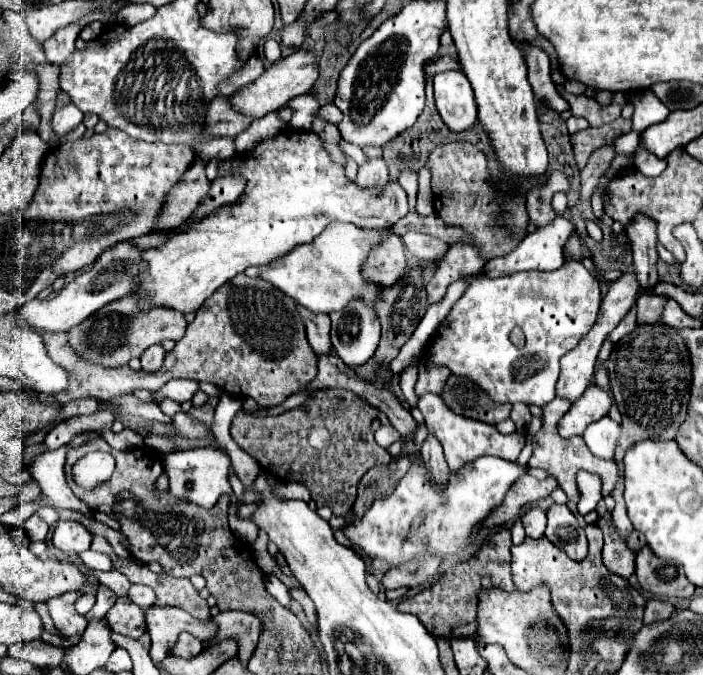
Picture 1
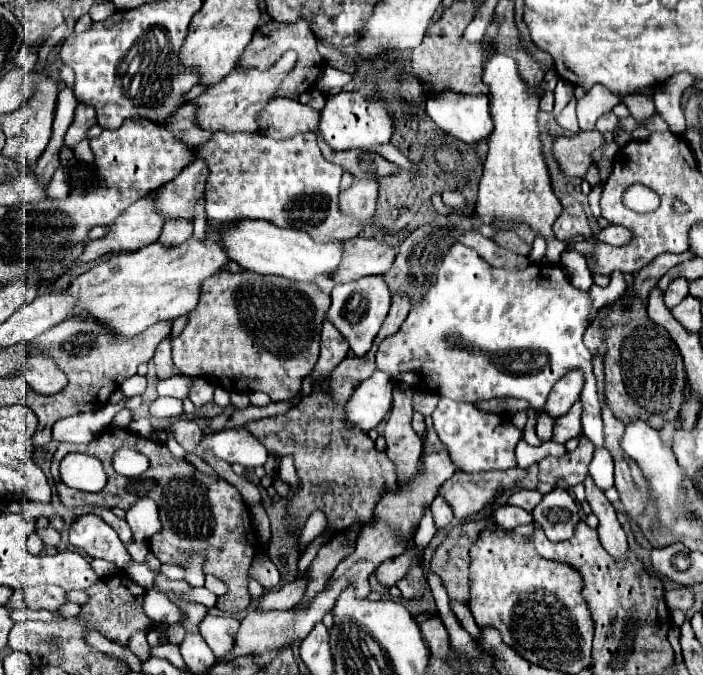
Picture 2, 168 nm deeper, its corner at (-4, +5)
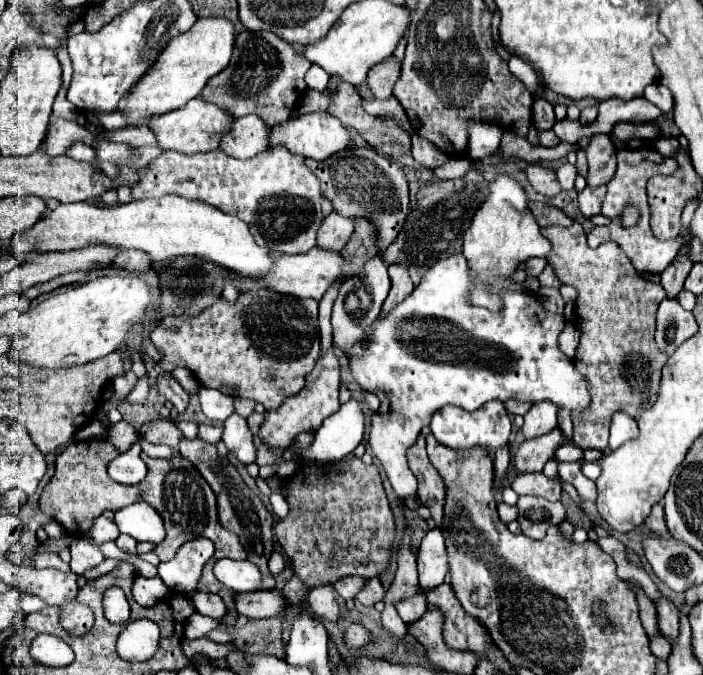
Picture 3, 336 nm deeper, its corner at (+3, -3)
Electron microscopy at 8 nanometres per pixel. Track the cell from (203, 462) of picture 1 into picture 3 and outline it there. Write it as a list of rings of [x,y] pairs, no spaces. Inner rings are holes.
[[[232,413],[226,421],[224,421],[224,433],[222,433],[222,443],[226,445],[228,451],[232,451],[232,455],[242,463],[254,463],[256,459],[256,449],[252,443],[252,433],[246,425],[246,419],[240,417],[238,413]]]

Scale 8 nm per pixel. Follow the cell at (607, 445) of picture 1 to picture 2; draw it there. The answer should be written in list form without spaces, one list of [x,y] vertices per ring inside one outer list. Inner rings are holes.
[[[455,243],[443,259],[435,285],[419,303],[411,307],[403,327],[395,335],[381,341],[377,351],[377,369],[393,375],[393,379],[397,379],[397,375],[415,373],[425,389],[435,391],[441,397],[451,397],[453,401],[475,403],[493,397],[519,397],[529,401],[533,409],[541,409],[545,405],[545,385],[555,385],[567,371],[583,371],[585,383],[581,391],[581,427],[587,439],[601,447],[603,421],[597,379],[593,375],[591,353],[583,343],[589,311],[589,293],[573,287],[561,269],[537,265],[529,265],[523,271],[495,269],[483,261],[475,249]]]

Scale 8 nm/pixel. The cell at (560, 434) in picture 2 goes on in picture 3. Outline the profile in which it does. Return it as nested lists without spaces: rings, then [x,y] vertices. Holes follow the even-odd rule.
[[[558,427],[548,435],[524,441],[516,451],[516,471],[518,473],[542,471],[544,463],[552,459],[554,451],[560,447],[560,441],[562,441],[562,431]]]

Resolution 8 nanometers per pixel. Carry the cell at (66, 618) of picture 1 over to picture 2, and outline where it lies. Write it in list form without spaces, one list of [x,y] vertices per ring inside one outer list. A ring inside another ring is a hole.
[[[47,585],[47,587],[25,587],[23,589],[25,595],[25,607],[27,609],[35,609],[35,607],[45,607],[49,611],[55,611],[59,605],[65,603],[65,591],[61,587],[55,585]]]

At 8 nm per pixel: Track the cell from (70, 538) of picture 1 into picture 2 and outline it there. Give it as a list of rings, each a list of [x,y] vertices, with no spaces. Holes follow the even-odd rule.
[[[83,515],[75,519],[69,531],[69,541],[93,559],[105,559],[115,563],[121,571],[125,571],[133,561],[117,531],[107,525],[99,515]]]

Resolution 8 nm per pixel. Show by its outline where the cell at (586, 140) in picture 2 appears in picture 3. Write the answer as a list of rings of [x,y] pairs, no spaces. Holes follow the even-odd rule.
[[[530,163],[526,167],[526,175],[530,183],[534,185],[534,189],[546,197],[556,197],[562,191],[556,171],[552,167],[546,167],[542,163]]]

